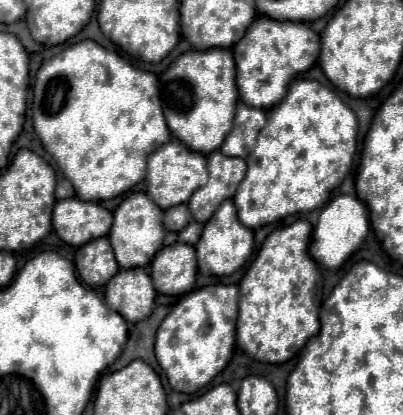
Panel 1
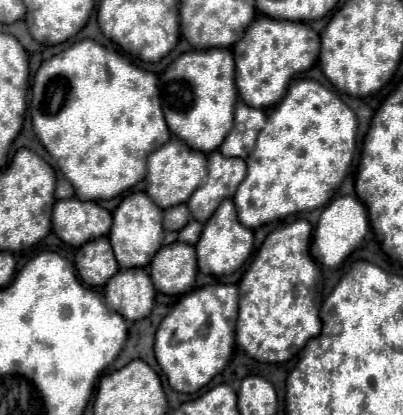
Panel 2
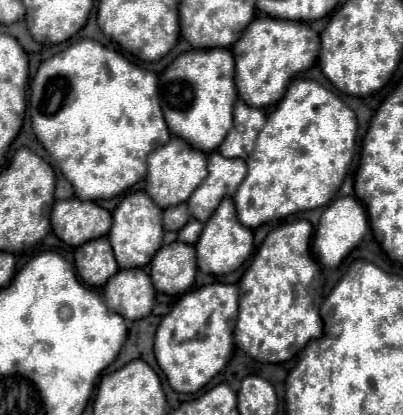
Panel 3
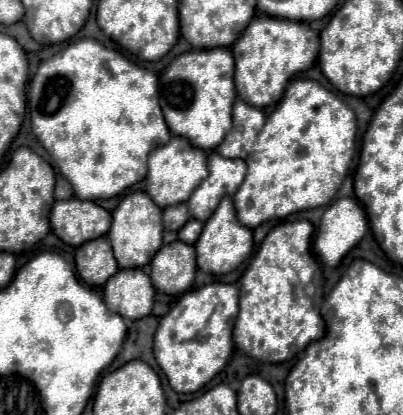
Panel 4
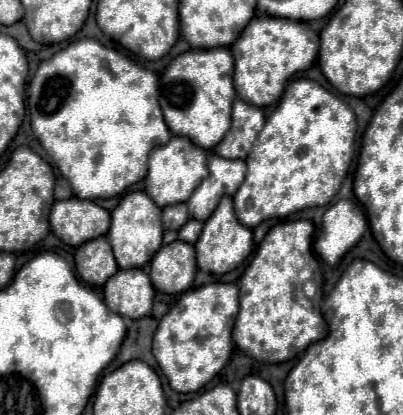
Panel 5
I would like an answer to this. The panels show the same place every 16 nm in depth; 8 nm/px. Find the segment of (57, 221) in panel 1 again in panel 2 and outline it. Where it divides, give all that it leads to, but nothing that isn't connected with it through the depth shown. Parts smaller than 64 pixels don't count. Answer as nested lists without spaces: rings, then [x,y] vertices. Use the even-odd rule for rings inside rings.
[[[68,198],[68,200],[58,200],[54,204],[52,228],[54,228],[56,236],[70,246],[82,246],[88,240],[106,236],[110,232],[110,226],[112,226],[112,214],[106,208],[98,206],[96,202],[82,202],[78,198]]]

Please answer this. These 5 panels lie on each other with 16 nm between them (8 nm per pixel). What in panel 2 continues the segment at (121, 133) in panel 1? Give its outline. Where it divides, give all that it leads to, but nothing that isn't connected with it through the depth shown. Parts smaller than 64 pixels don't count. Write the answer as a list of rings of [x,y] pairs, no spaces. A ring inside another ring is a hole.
[[[94,40],[76,42],[42,62],[32,84],[32,124],[48,154],[56,160],[62,174],[72,182],[76,198],[92,202],[110,200],[144,180],[148,154],[170,140],[162,114],[158,84],[158,78],[152,72],[136,68],[118,52],[104,48]]]

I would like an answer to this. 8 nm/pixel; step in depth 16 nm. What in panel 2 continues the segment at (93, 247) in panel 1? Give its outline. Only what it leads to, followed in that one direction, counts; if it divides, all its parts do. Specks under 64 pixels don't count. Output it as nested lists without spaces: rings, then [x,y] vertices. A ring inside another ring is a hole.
[[[96,238],[76,252],[76,270],[88,286],[104,286],[116,272],[118,264],[108,238]]]

